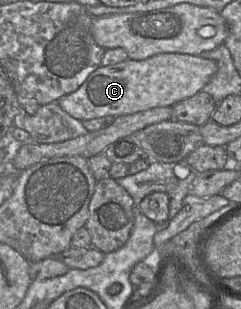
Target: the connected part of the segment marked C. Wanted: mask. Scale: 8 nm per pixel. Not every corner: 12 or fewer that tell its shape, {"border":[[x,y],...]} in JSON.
{"border":[[161,53],[98,67],[57,103],[78,120],[172,107],[214,60]]}

